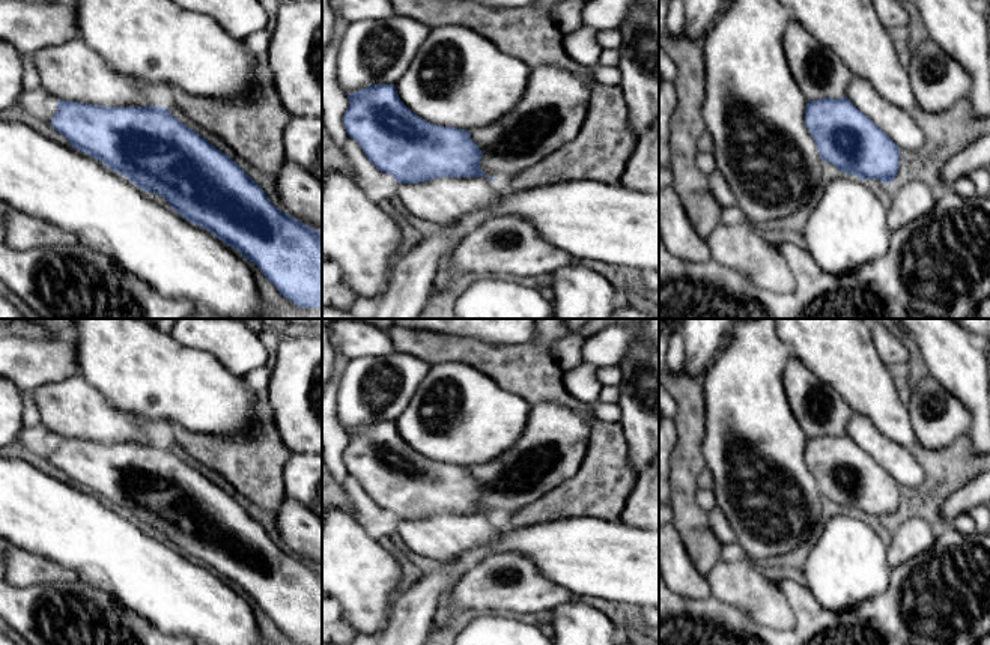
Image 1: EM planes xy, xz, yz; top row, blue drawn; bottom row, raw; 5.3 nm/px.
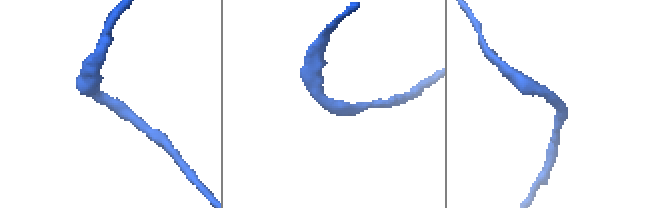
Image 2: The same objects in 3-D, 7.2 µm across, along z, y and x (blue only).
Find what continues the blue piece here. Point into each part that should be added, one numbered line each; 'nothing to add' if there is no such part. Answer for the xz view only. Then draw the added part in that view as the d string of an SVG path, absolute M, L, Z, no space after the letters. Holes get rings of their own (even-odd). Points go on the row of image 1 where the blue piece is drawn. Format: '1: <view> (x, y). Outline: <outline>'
1: xz (444, 200). Outline: M438 177L399 183L396 203L423 227L448 226L472 210L495 204L503 186L487 177Z

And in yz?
1: yz (897, 124). Outline: M853 75L847 90L850 102L873 120L903 150L921 150L925 143L922 128L910 111L895 107L883 99L865 80Z

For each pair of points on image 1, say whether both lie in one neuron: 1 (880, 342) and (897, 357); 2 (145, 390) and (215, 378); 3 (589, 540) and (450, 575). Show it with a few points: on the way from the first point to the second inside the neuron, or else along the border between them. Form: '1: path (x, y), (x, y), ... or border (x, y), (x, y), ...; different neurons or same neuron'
1: path (885, 345), (892, 352); same neuron
2: path (163, 385), (197, 385); same neuron
3: path (554, 542), (507, 542), (485, 551); same neuron

